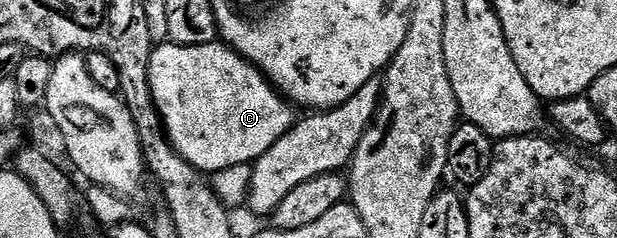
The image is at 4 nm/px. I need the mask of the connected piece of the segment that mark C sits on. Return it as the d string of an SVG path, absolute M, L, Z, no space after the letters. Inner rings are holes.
M168 41L154 46L149 59L149 84L153 104L160 113L165 136L178 153L202 173L216 173L235 165L257 162L295 122L294 108L284 95L262 75L258 67L246 61L238 51L218 41L198 47L180 47Z

